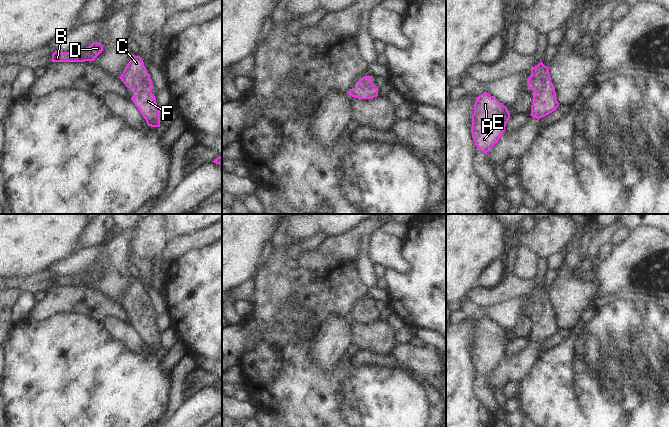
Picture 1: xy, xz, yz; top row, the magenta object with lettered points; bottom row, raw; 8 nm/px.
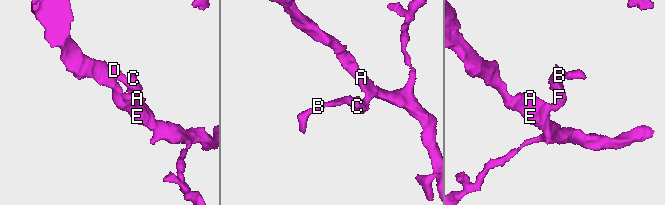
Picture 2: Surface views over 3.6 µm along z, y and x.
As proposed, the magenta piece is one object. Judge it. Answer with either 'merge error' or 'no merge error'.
no merge error

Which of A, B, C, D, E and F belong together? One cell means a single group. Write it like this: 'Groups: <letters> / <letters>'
Groups: A B C D E F

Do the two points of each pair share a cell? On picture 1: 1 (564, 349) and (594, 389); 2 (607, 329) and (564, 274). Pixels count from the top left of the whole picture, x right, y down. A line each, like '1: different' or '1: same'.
1: same
2: different

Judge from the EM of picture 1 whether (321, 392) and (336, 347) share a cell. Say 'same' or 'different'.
different

